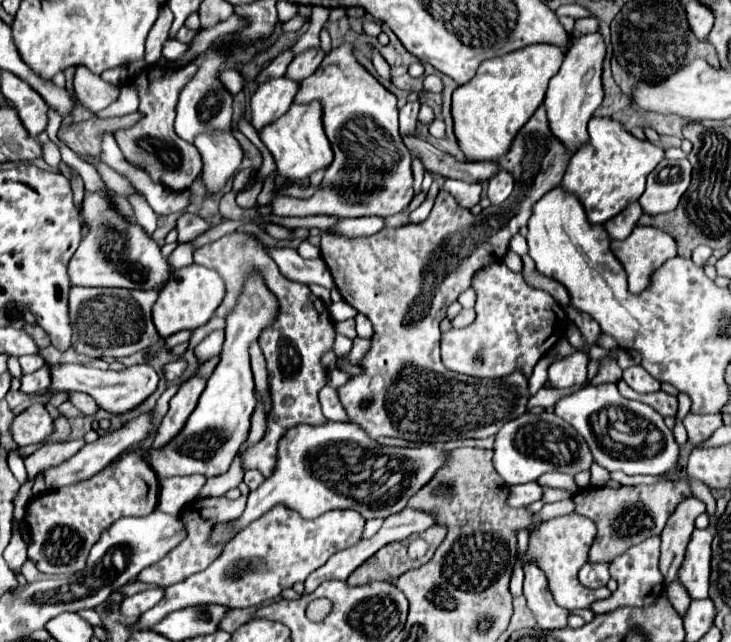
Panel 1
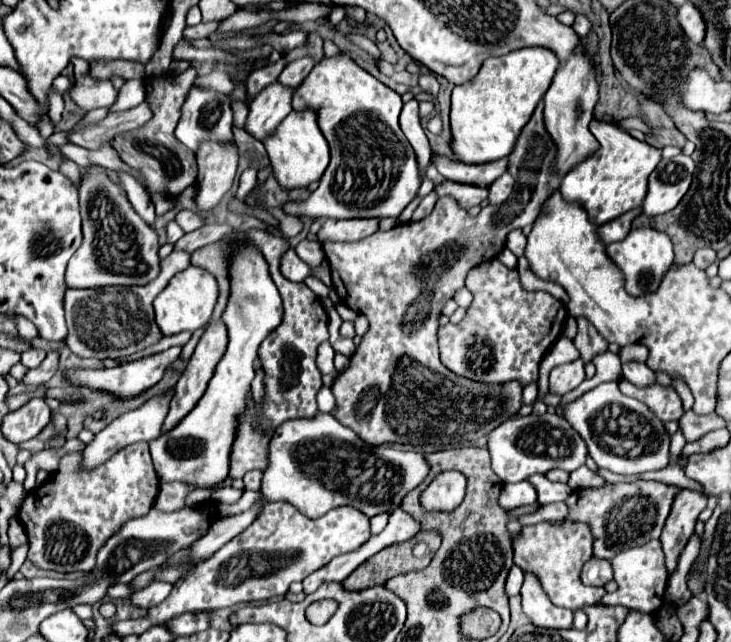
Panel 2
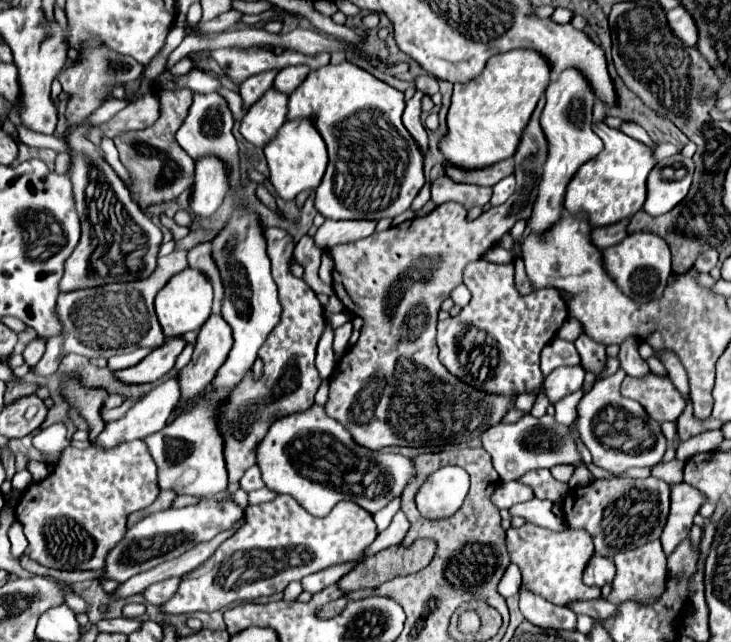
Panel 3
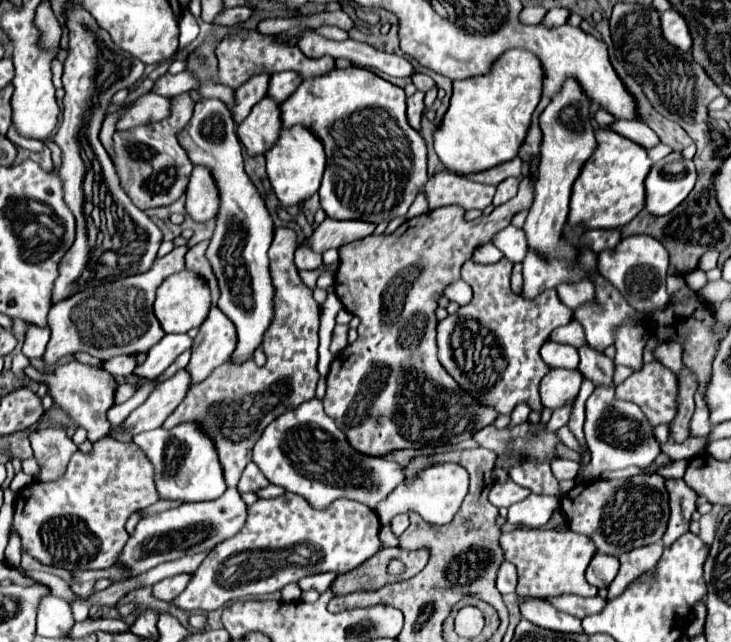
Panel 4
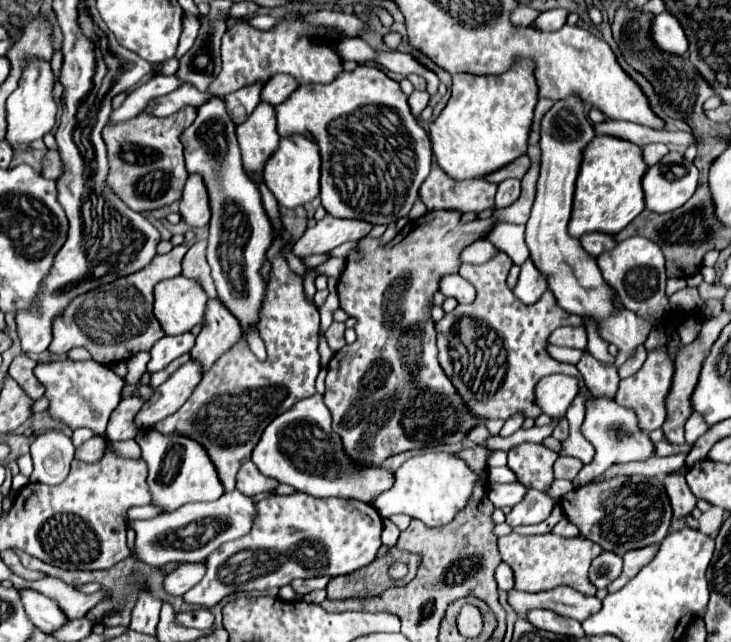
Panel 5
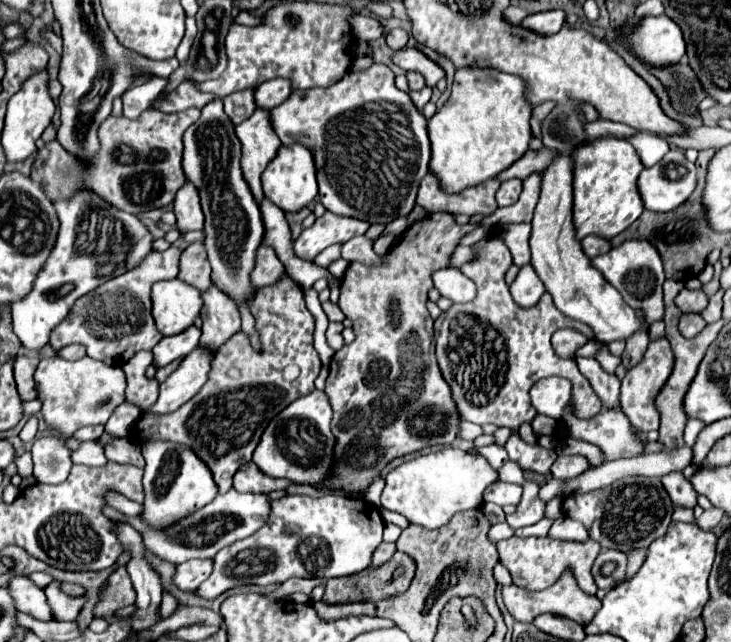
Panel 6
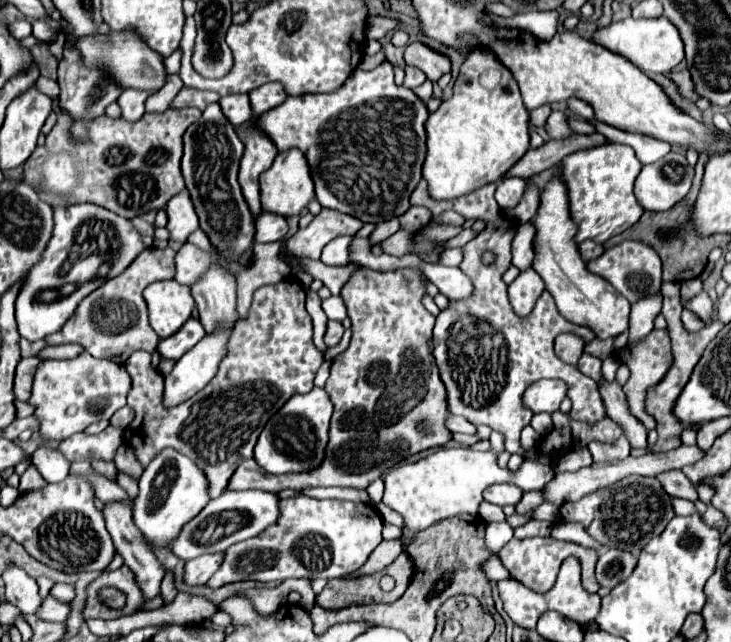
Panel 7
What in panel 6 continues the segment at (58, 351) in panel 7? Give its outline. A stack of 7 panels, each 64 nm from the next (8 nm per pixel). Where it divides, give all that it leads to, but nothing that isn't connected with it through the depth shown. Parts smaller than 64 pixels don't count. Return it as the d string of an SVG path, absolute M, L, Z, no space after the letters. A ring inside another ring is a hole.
M72 344L72 346L66 346L58 352L62 358L66 360L78 360L78 358L84 358L86 356L86 348L84 346L78 346L78 344Z

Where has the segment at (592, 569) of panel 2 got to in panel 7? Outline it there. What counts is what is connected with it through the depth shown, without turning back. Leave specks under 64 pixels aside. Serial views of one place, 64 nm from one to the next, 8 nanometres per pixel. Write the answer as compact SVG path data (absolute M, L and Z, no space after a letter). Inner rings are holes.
M604 550L596 562L596 580L600 586L614 588L616 584L624 582L636 566L638 558L624 552L624 550Z

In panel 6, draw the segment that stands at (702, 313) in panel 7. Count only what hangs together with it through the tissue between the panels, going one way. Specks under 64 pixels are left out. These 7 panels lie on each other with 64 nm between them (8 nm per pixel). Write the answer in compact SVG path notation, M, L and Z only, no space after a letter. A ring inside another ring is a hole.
M682 288L676 296L676 306L682 312L702 312L708 304L708 296L704 294L704 290L690 290L690 288Z

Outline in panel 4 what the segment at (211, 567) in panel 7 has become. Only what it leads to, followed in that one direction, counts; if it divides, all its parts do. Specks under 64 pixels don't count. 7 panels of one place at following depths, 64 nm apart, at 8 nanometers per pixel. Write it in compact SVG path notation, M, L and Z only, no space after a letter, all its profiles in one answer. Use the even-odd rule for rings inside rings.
M188 574L162 580L152 586L152 596L158 600L164 600L164 602L170 602L184 590L184 584L188 584Z

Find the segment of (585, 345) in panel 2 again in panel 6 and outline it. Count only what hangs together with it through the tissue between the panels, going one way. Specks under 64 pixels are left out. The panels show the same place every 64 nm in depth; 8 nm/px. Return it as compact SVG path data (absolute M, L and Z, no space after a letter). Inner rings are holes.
M576 358L580 372L588 378L592 390L602 400L604 408L618 408L618 394L620 394L620 380L616 374L602 370L596 358Z

